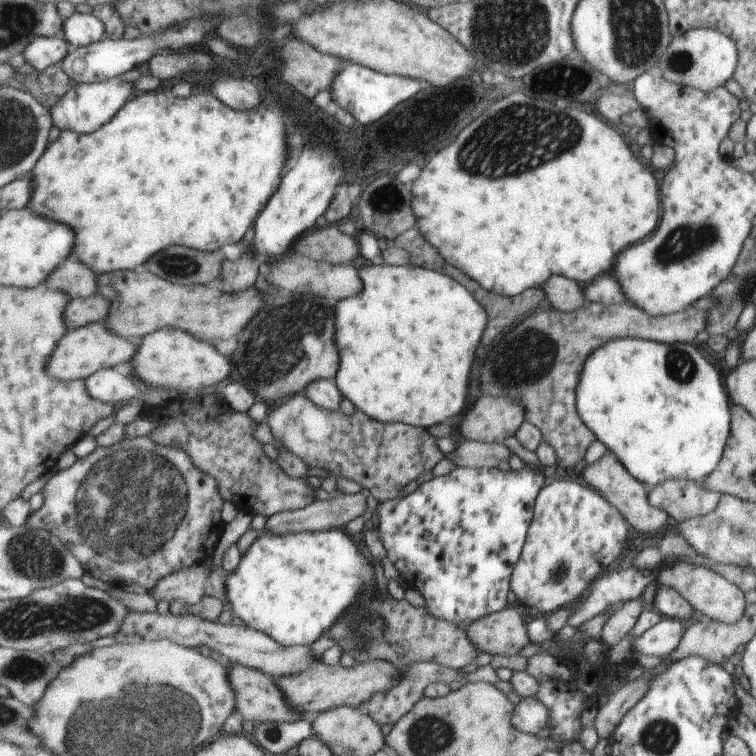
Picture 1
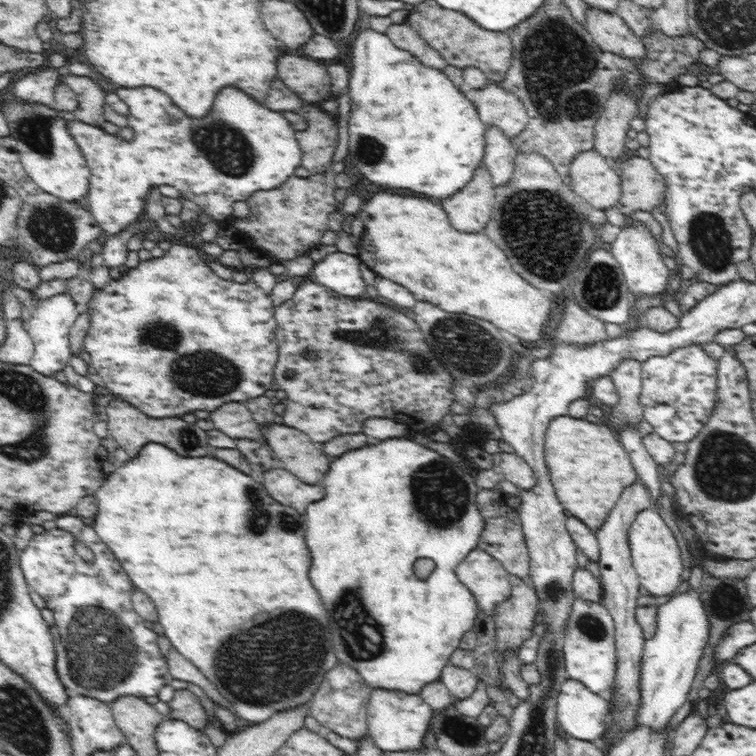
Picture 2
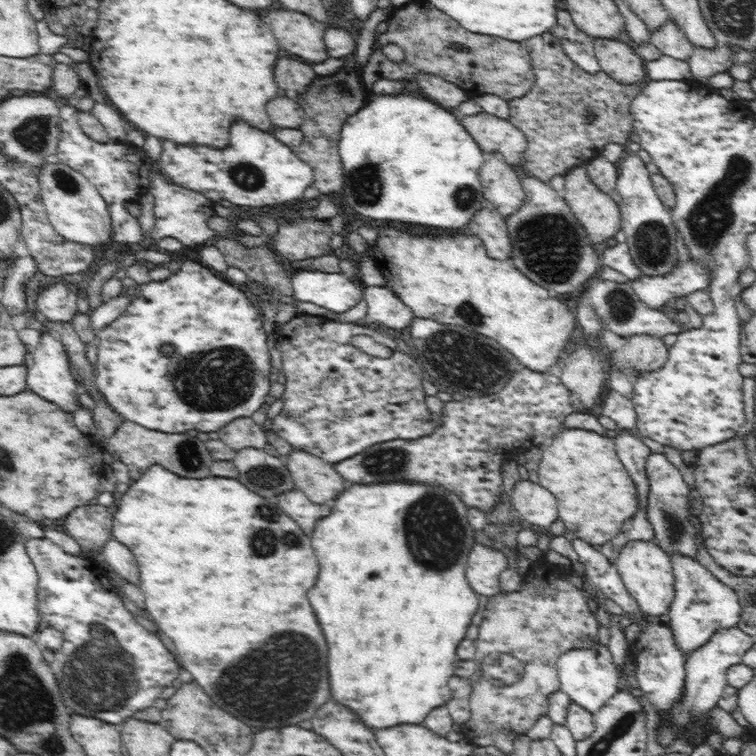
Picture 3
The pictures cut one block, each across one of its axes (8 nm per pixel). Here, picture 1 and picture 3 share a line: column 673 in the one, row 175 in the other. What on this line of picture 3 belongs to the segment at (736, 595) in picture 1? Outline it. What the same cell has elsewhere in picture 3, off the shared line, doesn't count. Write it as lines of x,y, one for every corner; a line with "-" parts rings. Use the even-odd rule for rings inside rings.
584,165
573,167
563,175
565,188
563,198
572,209
574,216
580,221
592,244
602,244
613,238
621,230
621,212
618,204
606,192
602,192
592,184

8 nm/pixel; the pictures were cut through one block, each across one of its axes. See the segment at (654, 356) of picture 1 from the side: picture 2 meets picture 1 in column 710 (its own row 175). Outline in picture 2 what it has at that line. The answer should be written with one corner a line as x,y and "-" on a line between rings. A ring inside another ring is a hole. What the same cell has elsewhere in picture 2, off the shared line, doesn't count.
371,28
358,29
356,41
352,48
352,68
350,68
350,80
348,83
347,94
350,96
350,113
348,116
349,130
349,150
346,162
354,166
364,178
367,178
376,184
378,189
384,190
408,190
414,194
422,194
430,200
440,202
443,198
450,196
453,192
460,191
461,188
472,178
473,170
483,162
485,153
485,132
487,127
478,116
476,105
466,97
465,93
460,91
452,82
446,71
440,71
436,68
428,67
408,51
404,51
394,43
386,33
375,32

